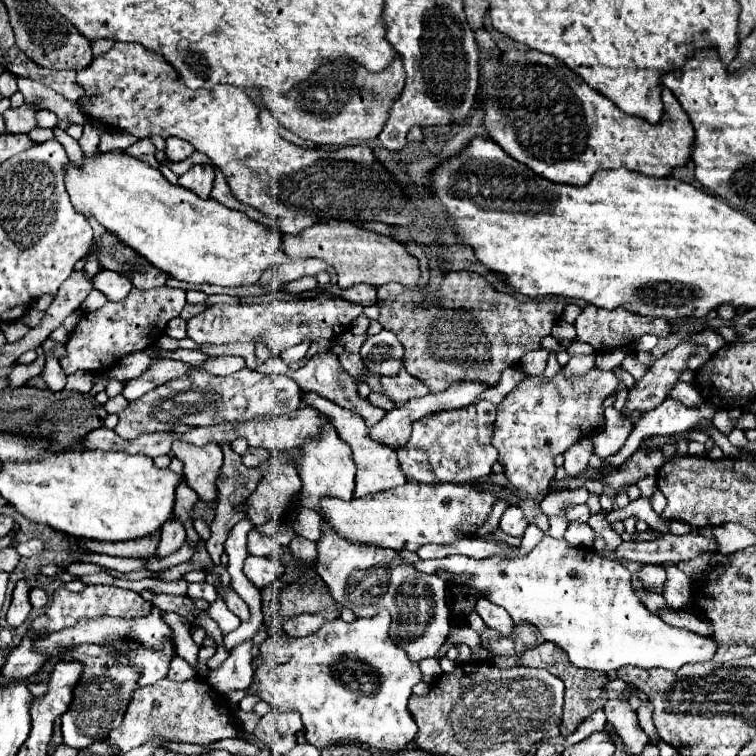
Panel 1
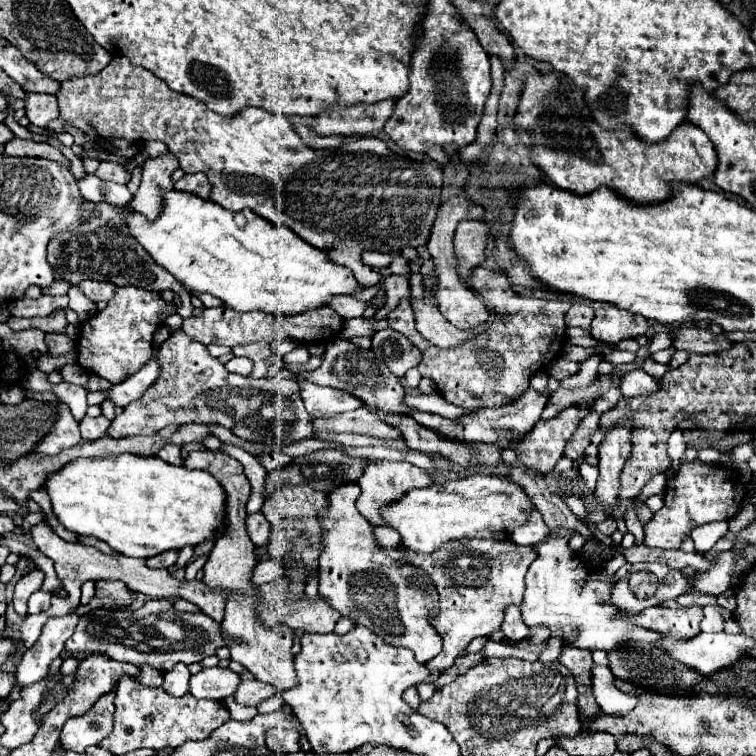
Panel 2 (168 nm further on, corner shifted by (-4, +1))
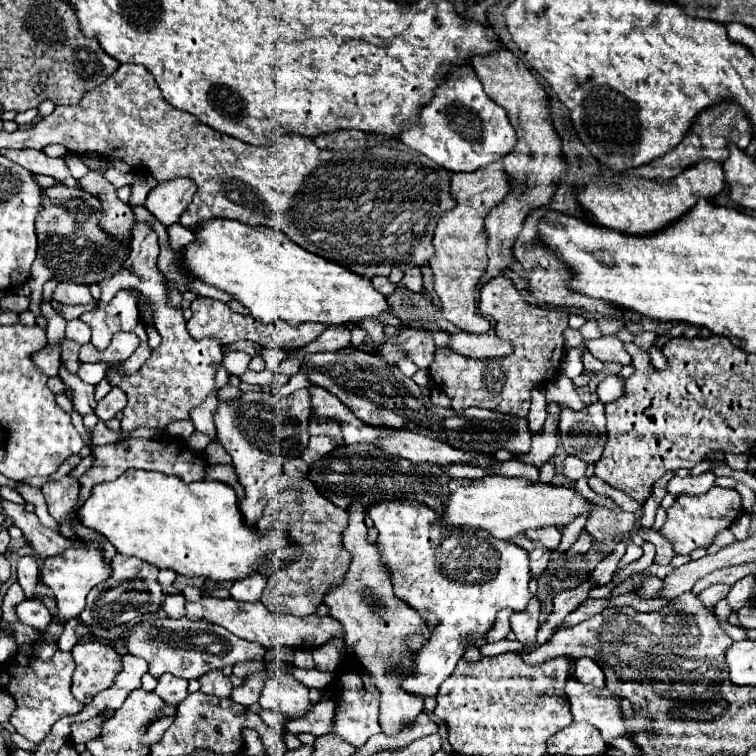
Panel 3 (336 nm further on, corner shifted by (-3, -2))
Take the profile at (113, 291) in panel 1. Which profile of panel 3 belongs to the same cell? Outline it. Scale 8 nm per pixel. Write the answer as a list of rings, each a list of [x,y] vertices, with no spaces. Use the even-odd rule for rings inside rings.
[[[60,283],[54,293],[52,299],[62,303],[62,305],[84,305],[92,299],[90,291],[86,285],[78,285],[78,283]]]

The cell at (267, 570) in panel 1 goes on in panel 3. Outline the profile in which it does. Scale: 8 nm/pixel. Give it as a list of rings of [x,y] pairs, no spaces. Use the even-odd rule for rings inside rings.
[[[248,577],[246,581],[238,581],[230,589],[230,597],[240,603],[260,601],[260,595],[266,587],[266,577]]]

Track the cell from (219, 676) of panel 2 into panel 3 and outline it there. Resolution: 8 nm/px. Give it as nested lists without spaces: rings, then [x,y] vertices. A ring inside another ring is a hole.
[[[164,717],[162,721],[156,721],[156,723],[152,723],[152,727],[150,727],[150,729],[146,731],[146,735],[142,737],[142,739],[144,739],[142,743],[144,743],[146,747],[152,747],[152,745],[156,745],[156,743],[162,739],[162,733],[164,733],[164,731],[170,727],[172,719],[174,719],[174,717]]]

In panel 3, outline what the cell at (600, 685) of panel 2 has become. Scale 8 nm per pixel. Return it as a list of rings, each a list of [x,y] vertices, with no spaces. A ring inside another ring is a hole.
[[[580,657],[574,663],[574,673],[572,677],[576,681],[582,681],[586,685],[594,685],[594,687],[604,687],[604,673],[602,669],[588,657]]]

